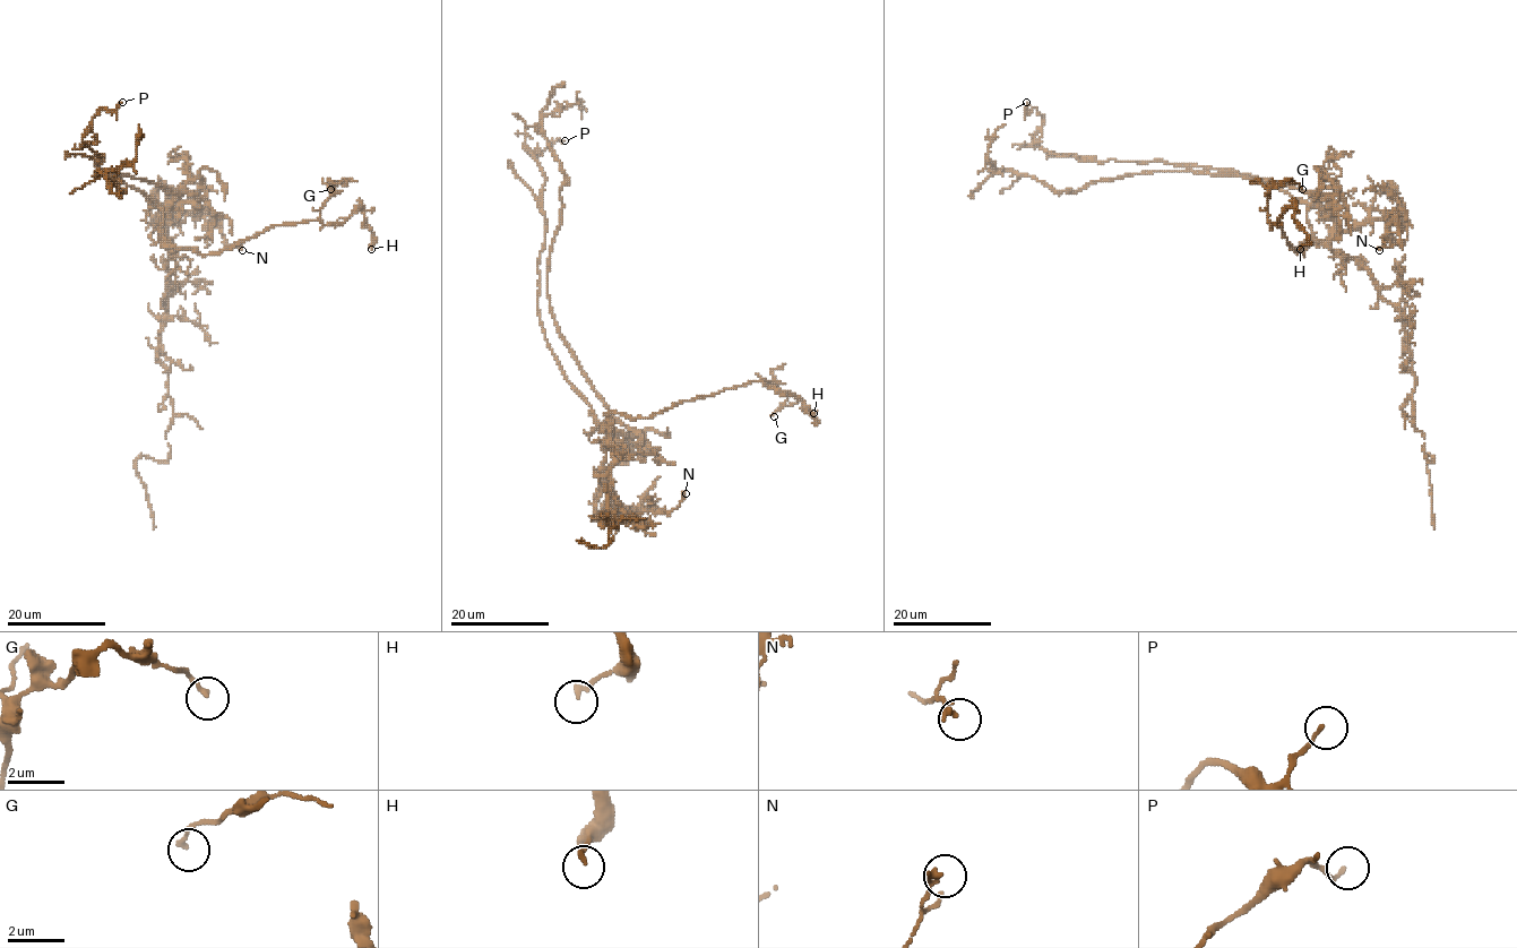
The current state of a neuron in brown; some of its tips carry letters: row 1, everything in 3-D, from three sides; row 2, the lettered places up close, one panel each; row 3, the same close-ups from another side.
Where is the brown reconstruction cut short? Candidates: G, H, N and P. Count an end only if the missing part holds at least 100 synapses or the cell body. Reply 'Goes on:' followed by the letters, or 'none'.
Goes on: none

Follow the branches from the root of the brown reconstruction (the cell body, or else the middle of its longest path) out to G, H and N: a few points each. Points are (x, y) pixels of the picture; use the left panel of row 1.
G: (184, 187), (161, 221), (161, 240), (204, 255), (275, 225), (316, 221), (333, 187), (344, 180), (330, 189)
H: (184, 187), (161, 221), (167, 247), (210, 255), (281, 224), (339, 224), (360, 207), (371, 249)
N: (184, 187), (163, 218), (161, 230), (163, 223), (175, 215), (213, 216), (224, 239), (242, 250)

